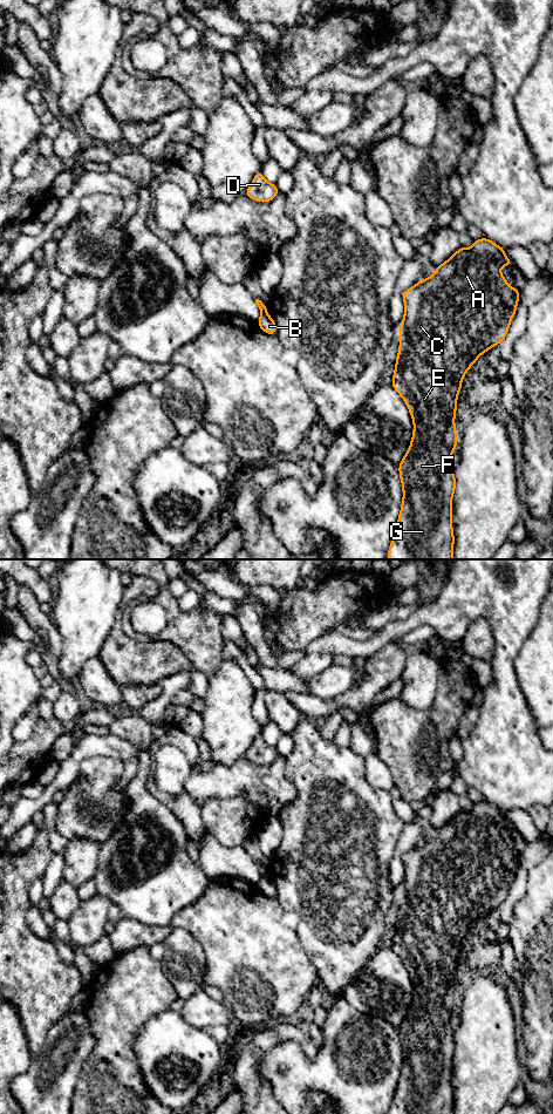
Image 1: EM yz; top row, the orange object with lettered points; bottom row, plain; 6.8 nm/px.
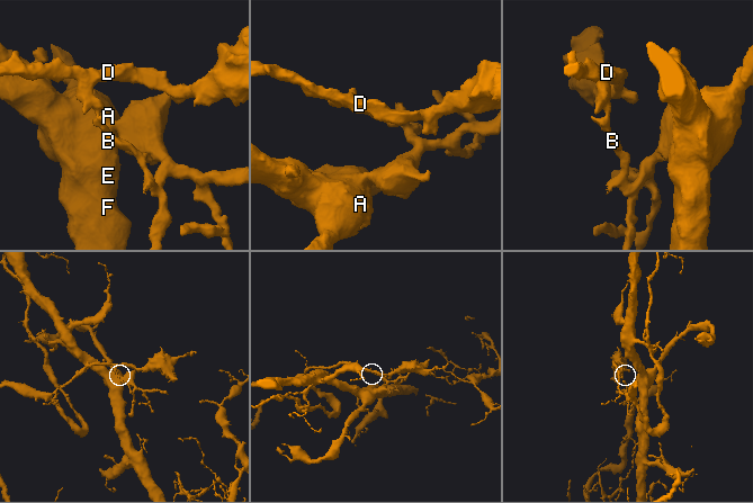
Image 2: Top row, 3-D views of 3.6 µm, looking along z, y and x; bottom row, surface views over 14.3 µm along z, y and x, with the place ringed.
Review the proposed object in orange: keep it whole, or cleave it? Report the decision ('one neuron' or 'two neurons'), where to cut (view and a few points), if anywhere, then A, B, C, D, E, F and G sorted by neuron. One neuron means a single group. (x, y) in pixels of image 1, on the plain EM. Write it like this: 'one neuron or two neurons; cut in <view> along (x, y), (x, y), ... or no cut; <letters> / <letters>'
two neurons; cut in yz along (261, 875), (266, 876); A B C E F G / D

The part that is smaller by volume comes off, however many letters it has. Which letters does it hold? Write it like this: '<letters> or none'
D

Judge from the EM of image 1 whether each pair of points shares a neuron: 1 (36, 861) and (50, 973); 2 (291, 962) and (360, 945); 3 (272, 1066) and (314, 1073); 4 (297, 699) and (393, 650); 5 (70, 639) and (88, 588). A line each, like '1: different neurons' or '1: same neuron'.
1: same neuron
2: different neurons
3: same neuron
4: same neuron
5: same neuron

